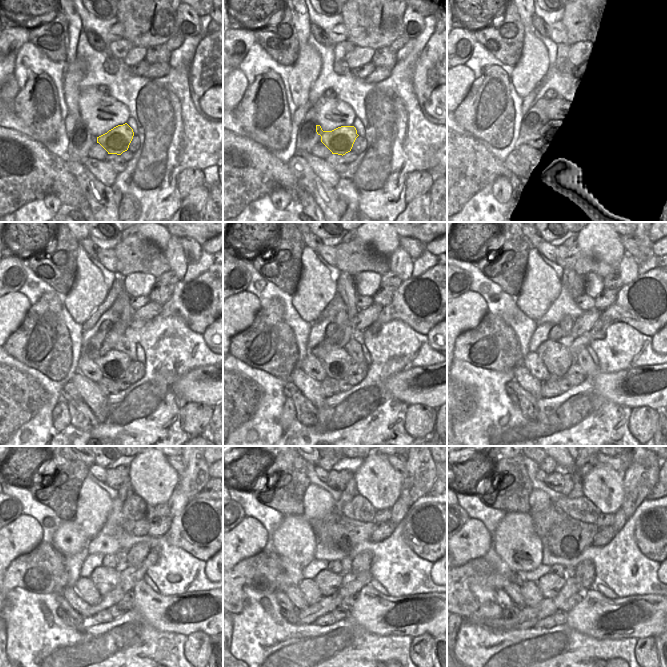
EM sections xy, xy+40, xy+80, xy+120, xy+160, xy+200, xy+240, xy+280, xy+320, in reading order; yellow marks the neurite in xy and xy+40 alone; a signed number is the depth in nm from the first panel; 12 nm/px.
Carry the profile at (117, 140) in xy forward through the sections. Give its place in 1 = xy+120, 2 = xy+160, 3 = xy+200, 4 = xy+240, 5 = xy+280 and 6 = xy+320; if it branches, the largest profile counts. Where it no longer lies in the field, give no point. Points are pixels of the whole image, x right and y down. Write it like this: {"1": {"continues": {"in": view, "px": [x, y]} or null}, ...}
{"1": {"continues": {"in": "xy+120", "px": [113, 364]}}, "2": {"continues": {"in": "xy+160", "px": [336, 361]}}, "3": {"continues": {"in": "xy+200", "px": [557, 358]}}, "4": {"continues": {"in": "xy+240", "px": [105, 579]}}, "5": {"continues": {"in": "xy+280", "px": [328, 582]}}, "6": {"continues": {"in": "xy+320", "px": [550, 584]}}}

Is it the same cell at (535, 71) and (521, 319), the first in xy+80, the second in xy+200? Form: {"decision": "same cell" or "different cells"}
{"decision": "different cells"}

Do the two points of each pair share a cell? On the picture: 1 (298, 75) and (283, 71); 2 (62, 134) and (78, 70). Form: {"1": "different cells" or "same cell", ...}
{"1": "different cells", "2": "same cell"}

